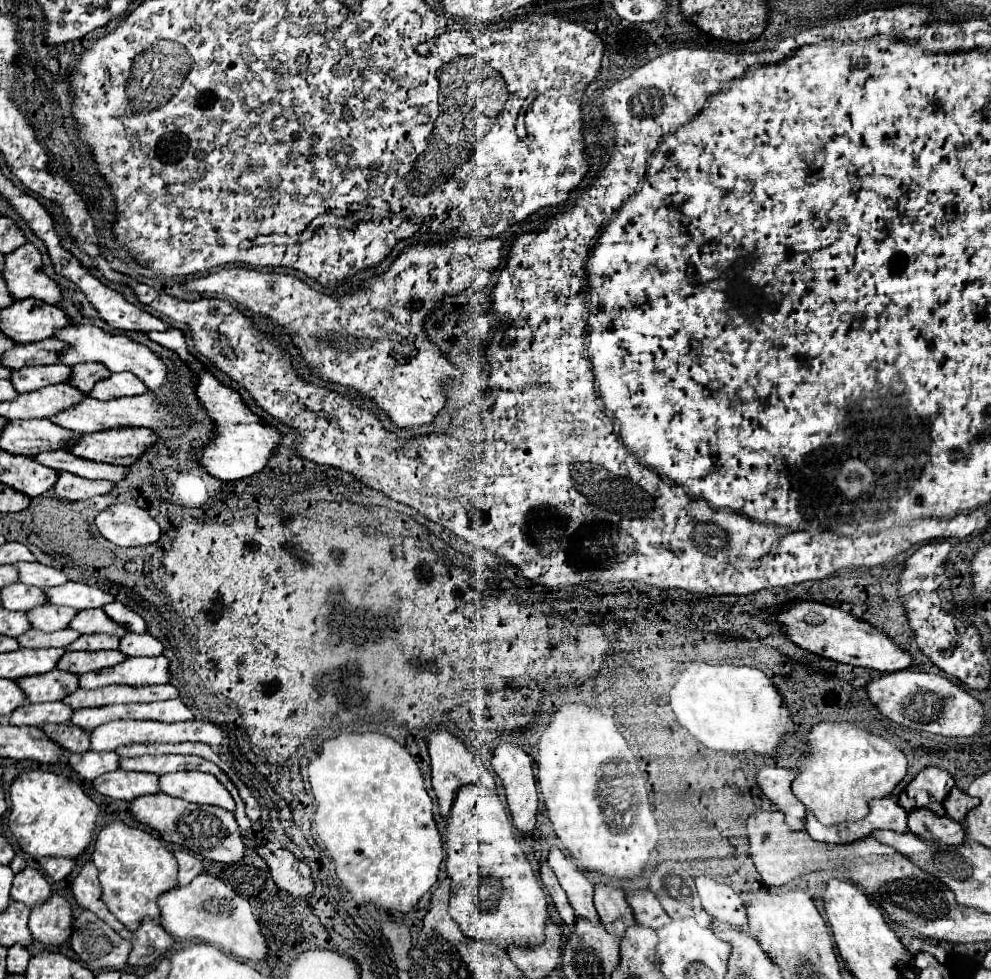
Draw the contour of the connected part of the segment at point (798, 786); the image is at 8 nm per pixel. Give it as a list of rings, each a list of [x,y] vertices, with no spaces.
[[[823,720],[807,738],[811,752],[793,782],[793,794],[825,826],[863,820],[869,814],[869,800],[889,796],[907,774],[907,760],[895,744],[853,724]]]

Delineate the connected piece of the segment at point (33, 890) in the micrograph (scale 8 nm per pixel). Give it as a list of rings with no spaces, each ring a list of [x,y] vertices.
[[[27,866],[23,872],[15,874],[15,878],[13,878],[11,898],[15,902],[21,902],[21,904],[29,906],[29,908],[45,904],[51,894],[53,892],[51,892],[49,882],[45,880],[45,876],[37,868]]]

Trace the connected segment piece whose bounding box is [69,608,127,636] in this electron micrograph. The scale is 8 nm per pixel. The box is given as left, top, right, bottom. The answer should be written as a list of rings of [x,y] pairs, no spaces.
[[[81,610],[71,622],[69,628],[77,630],[79,634],[95,634],[95,632],[105,632],[105,634],[127,634],[123,626],[117,622],[111,622],[107,616],[103,616],[103,610]]]

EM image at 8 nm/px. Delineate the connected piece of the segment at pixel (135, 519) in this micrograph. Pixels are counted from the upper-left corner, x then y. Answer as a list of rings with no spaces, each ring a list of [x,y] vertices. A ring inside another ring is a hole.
[[[111,504],[97,514],[95,526],[105,540],[123,548],[153,544],[161,534],[157,522],[145,510],[131,504]]]

